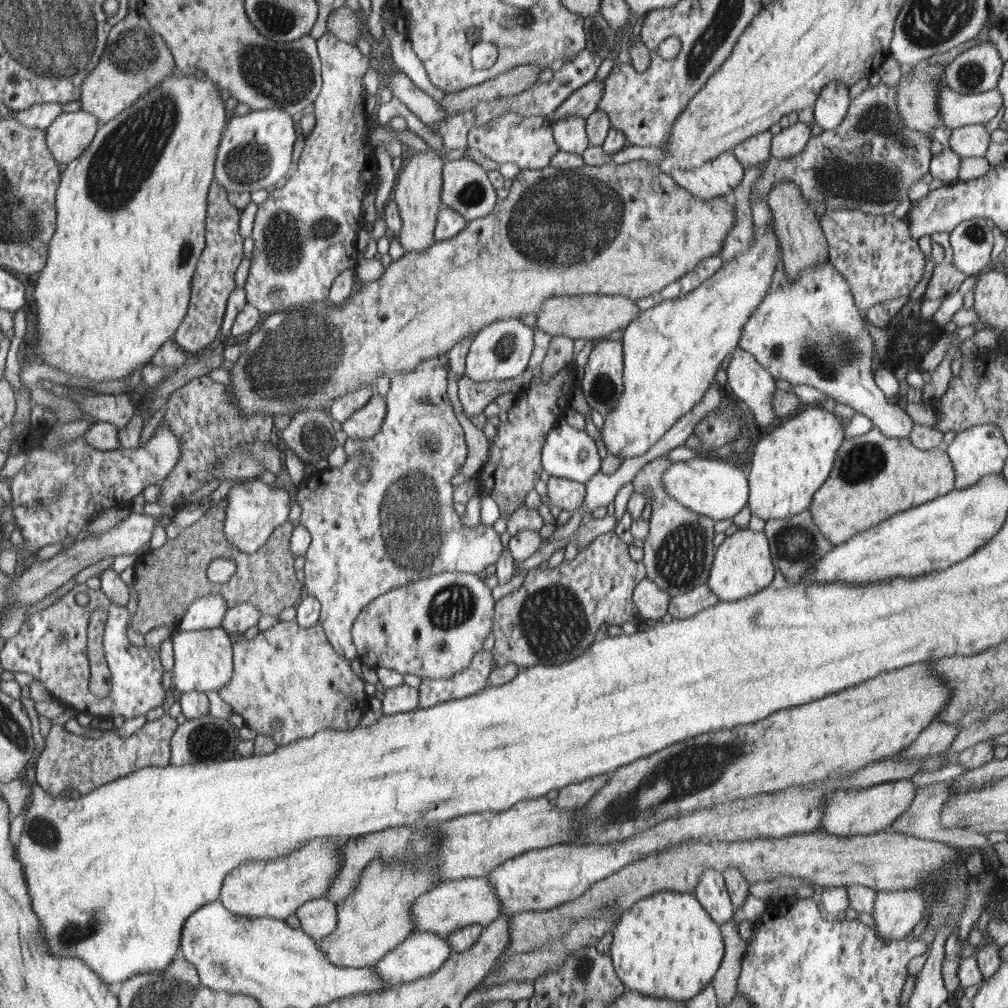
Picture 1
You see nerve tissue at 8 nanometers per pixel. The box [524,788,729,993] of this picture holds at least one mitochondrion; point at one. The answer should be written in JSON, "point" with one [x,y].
{"point":[583,970]}

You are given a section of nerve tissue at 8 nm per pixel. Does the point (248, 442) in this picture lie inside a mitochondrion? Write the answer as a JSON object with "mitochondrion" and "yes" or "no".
{"mitochondrion":"no"}

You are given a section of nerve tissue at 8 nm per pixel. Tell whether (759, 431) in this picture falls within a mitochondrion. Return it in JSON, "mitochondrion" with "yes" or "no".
{"mitochondrion":"no"}

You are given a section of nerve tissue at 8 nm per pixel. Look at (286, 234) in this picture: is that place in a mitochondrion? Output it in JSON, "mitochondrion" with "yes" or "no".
{"mitochondrion":"yes"}

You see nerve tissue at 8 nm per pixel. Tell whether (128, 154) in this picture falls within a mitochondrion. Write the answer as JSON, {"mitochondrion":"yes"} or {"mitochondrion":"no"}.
{"mitochondrion":"yes"}

